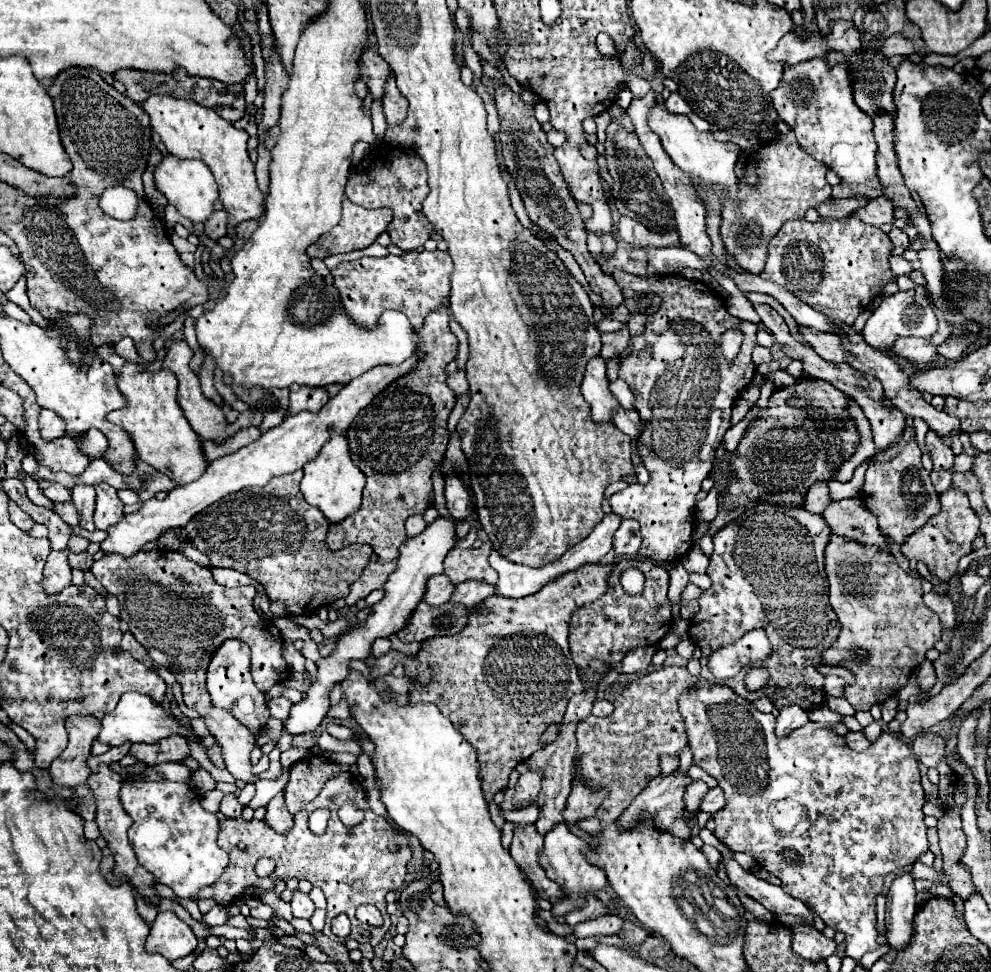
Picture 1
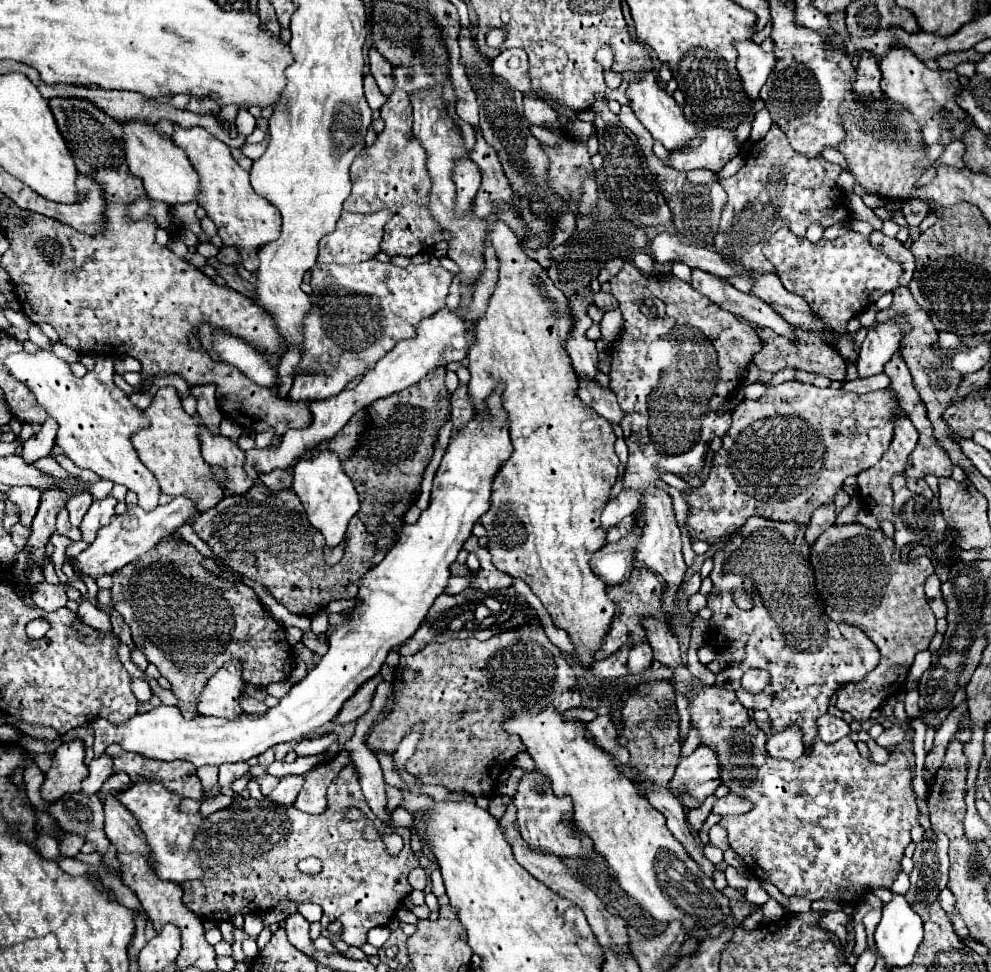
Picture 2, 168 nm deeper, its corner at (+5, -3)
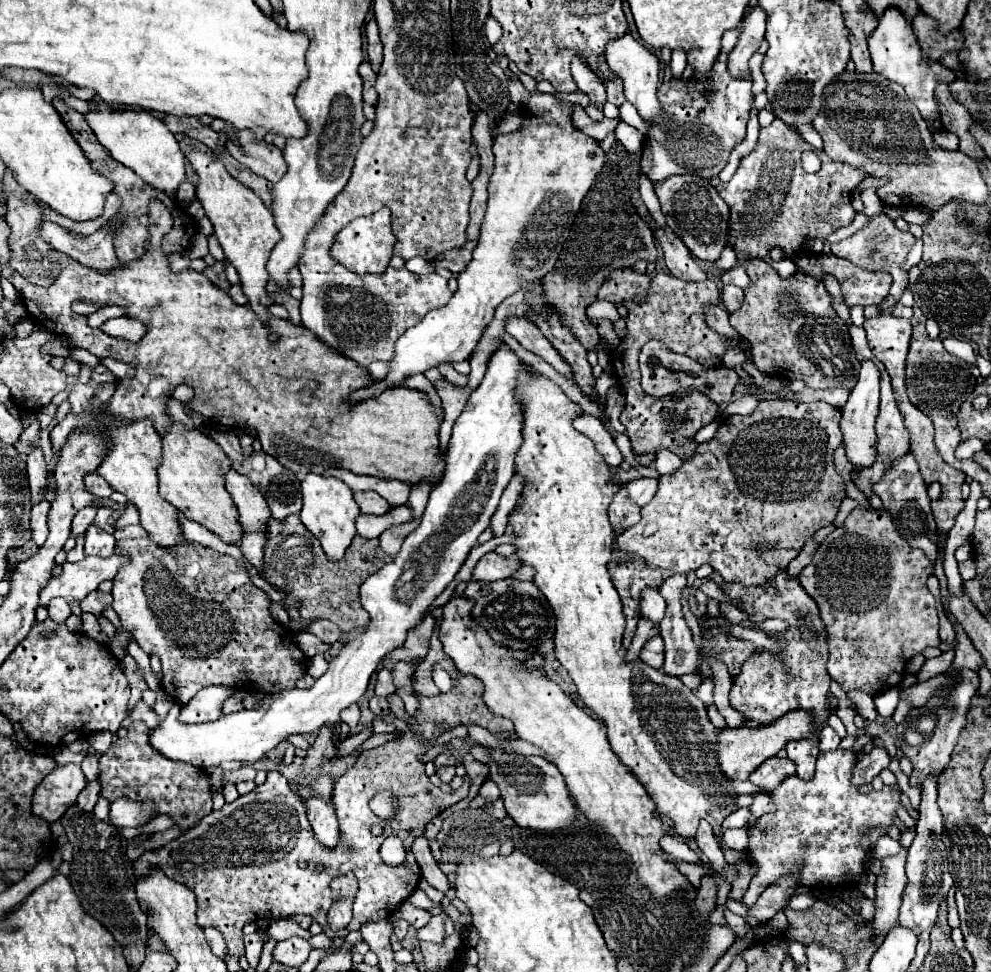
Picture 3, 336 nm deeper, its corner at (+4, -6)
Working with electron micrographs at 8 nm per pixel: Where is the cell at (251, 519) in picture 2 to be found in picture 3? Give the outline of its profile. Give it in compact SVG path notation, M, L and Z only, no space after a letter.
M290 515L284 521L272 519L268 525L268 539L264 547L264 569L268 581L284 587L286 595L302 599L302 619L328 619L336 623L344 633L364 627L368 623L368 613L360 605L358 597L360 585L366 581L366 577L376 573L376 569L382 569L382 565L388 561L392 561L392 557L382 551L378 539L366 539L356 535L344 559L332 563L324 555L320 541L316 541L316 537L304 527L298 515Z

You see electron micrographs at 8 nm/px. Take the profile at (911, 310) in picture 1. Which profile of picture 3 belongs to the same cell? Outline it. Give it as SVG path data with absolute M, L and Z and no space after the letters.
M864 361L860 375L858 375L858 383L852 389L846 405L842 407L842 421L840 421L840 429L844 435L844 449L846 449L846 457L854 467L872 467L876 461L876 409L878 409L878 393L880 393L880 373L876 369L876 365L872 361Z

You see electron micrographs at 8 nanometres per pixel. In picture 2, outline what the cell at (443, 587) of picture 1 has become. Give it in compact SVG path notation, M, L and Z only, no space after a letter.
M467 576L467 578L449 578L449 582L447 582L447 588L445 588L445 592L447 594L459 594L461 590L465 590L467 586L471 584L471 576Z

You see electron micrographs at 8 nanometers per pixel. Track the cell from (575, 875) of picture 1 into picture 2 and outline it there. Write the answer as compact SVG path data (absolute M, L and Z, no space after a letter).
M537 770L525 772L519 782L517 794L513 796L513 804L517 808L517 826L523 840L531 846L531 850L551 852L559 858L589 858L593 850L593 842L585 838L577 838L579 834L569 826L571 818L571 798L557 798L551 790L551 782Z

